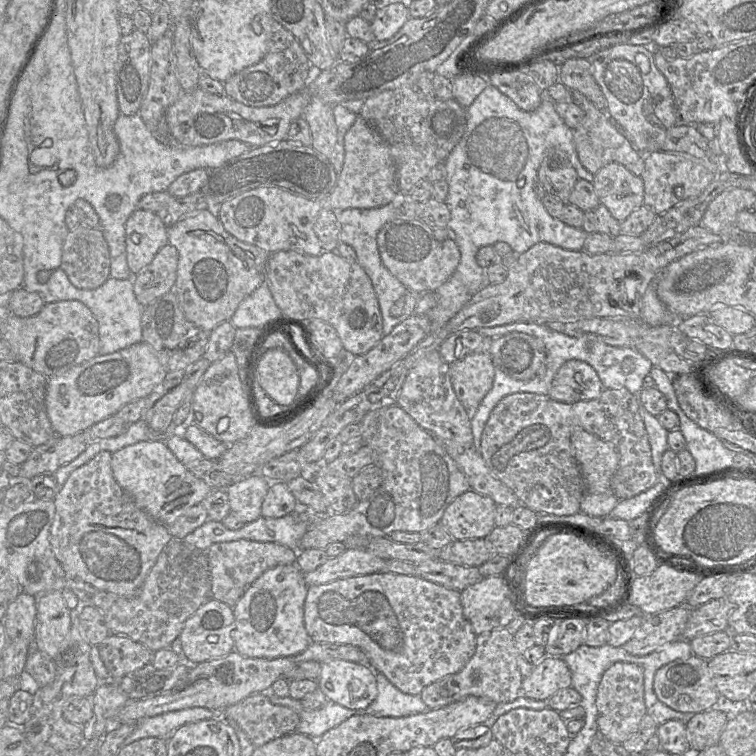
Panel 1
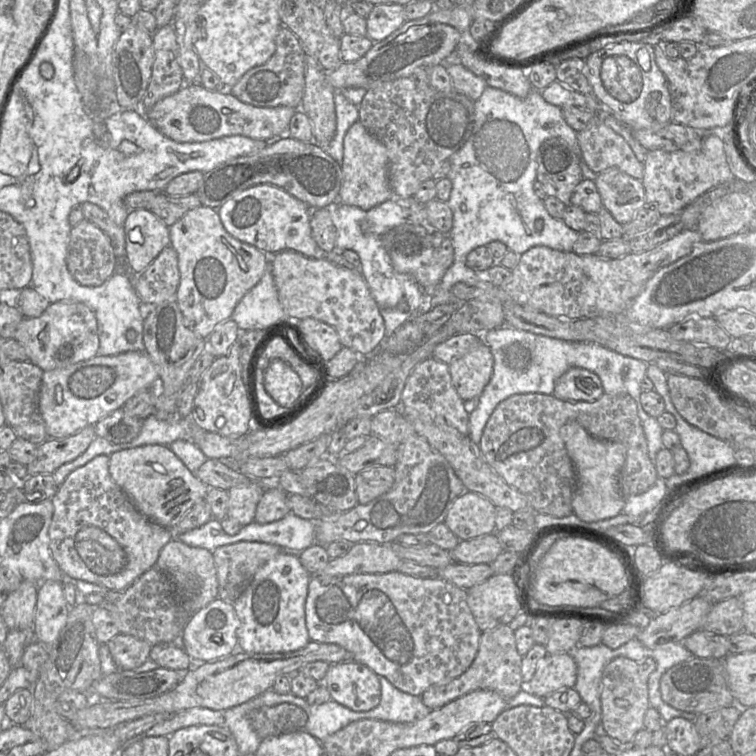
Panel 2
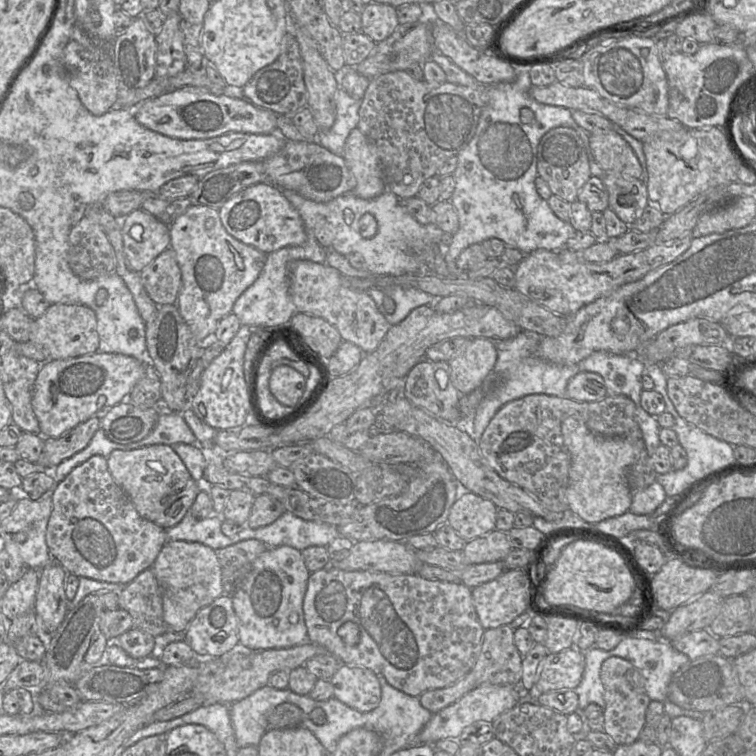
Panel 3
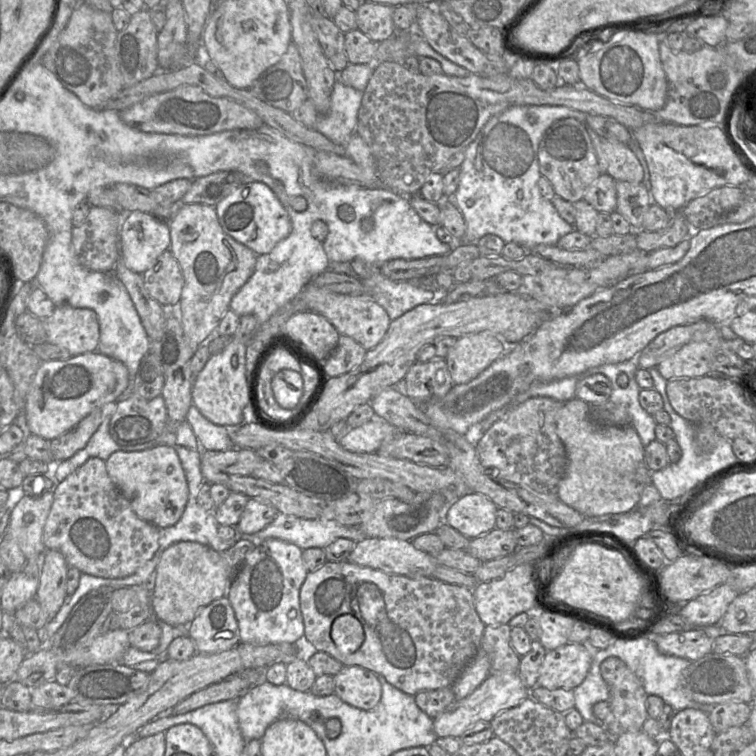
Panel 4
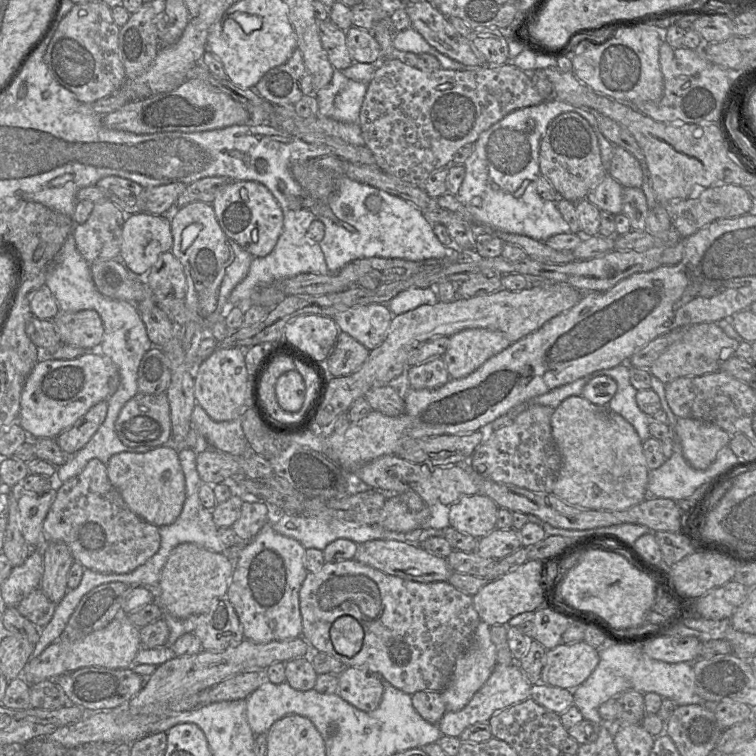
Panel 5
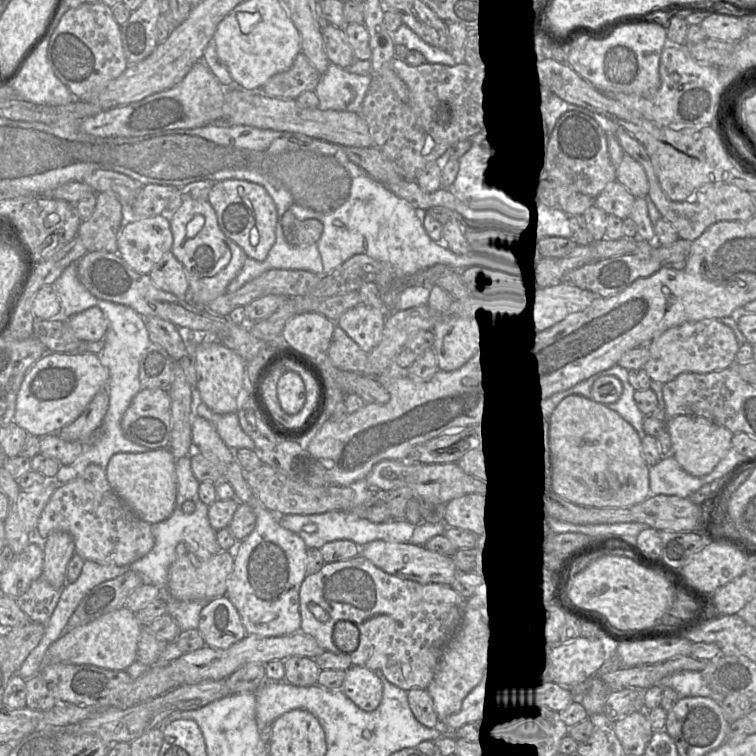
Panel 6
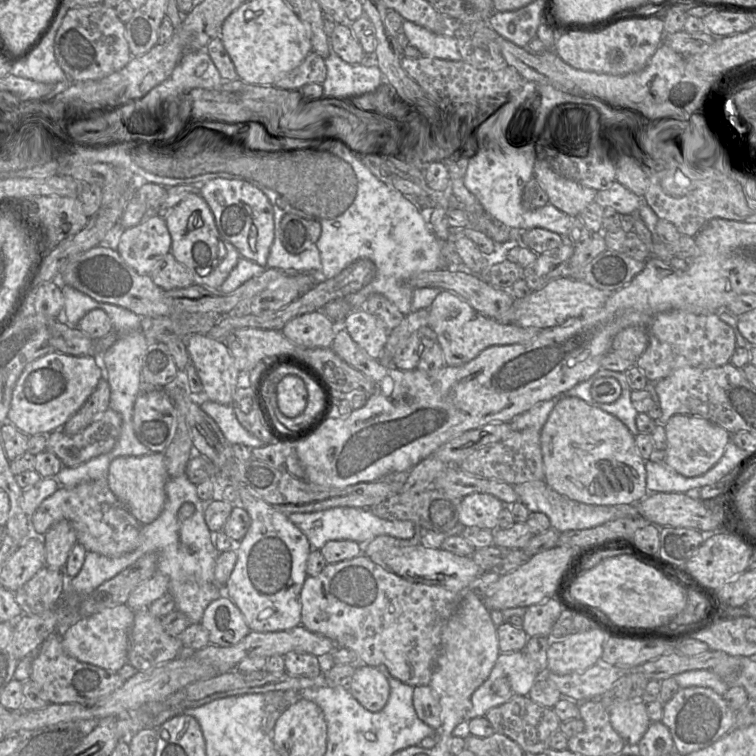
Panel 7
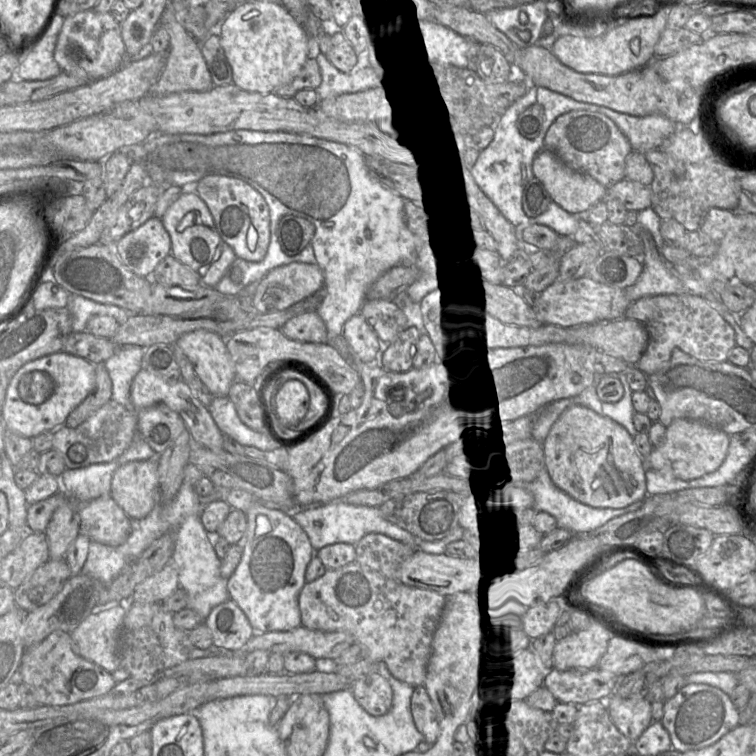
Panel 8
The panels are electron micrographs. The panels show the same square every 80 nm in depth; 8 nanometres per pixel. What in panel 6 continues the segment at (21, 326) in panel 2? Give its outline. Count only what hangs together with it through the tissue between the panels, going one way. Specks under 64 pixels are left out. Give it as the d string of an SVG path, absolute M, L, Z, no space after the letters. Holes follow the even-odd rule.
M90 307L71 316L66 323L80 341L103 340L108 329L107 319L98 307Z

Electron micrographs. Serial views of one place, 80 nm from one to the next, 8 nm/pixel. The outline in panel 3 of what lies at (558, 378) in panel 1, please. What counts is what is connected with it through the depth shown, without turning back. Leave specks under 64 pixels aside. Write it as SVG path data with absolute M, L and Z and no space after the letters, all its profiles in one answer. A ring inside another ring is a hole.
M580 372L568 381L566 396L576 401L600 401L607 396L604 379L594 372Z

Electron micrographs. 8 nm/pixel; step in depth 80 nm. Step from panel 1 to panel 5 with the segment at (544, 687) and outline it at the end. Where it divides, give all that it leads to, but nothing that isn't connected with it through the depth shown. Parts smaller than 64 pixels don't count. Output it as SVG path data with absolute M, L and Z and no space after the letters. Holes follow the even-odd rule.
M584 640L569 644L561 642L556 647L546 651L540 682L550 686L574 690L590 676L599 661L599 649L589 645Z

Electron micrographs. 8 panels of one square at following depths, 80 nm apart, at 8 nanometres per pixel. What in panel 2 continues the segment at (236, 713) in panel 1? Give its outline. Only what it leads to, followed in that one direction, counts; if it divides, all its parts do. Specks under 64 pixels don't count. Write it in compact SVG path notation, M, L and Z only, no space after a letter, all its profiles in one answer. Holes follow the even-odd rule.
M290 703L261 707L248 714L249 722L261 740L304 728L308 716L305 711Z

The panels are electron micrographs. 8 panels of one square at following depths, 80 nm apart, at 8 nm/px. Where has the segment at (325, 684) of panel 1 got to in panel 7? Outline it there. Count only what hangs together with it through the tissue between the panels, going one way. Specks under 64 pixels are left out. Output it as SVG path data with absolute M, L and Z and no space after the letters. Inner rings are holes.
M360 664L347 686L354 698L371 712L381 711L390 696L390 684L374 666Z

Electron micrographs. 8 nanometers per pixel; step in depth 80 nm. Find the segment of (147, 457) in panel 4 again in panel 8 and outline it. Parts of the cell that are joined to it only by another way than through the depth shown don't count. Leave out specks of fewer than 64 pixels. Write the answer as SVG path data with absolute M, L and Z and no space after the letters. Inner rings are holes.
M156 459L124 463L113 474L110 496L130 519L146 517L157 503L158 494Z

